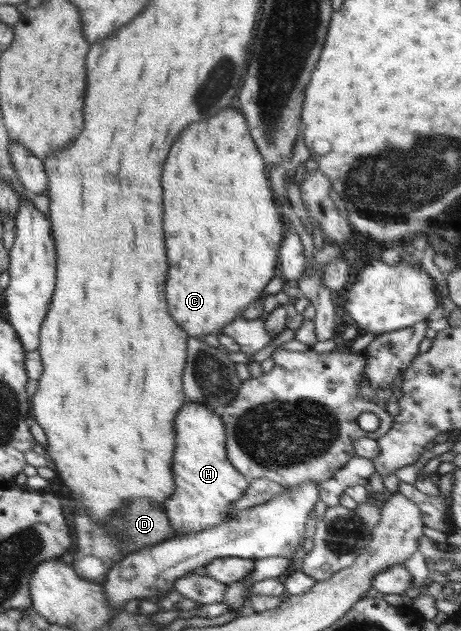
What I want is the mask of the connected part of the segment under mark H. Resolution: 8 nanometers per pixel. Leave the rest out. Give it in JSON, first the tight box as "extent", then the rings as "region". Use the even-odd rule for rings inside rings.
{"extent":[164,400,248,536],"region":[[[184,400],[182,408],[176,414],[174,422],[174,460],[172,460],[172,477],[174,477],[174,492],[165,500],[164,509],[168,515],[173,529],[177,531],[177,536],[194,535],[228,523],[232,517],[229,515],[229,506],[242,497],[246,488],[248,488],[248,479],[228,461],[226,453],[226,438],[224,422],[221,414],[218,414],[212,408],[200,402]]]}

